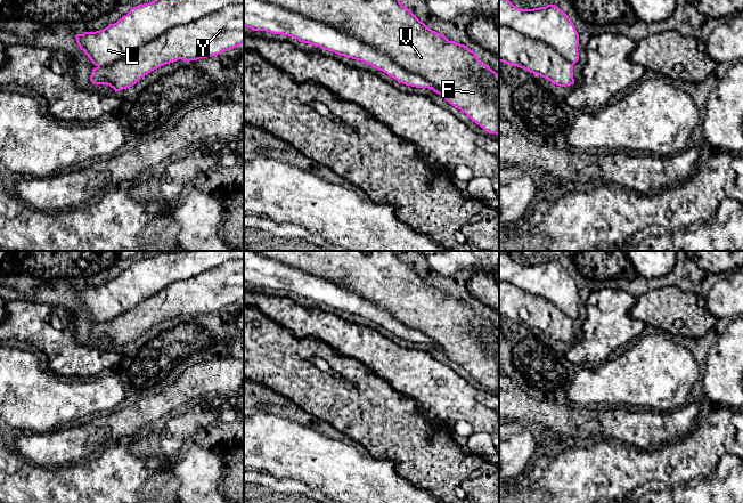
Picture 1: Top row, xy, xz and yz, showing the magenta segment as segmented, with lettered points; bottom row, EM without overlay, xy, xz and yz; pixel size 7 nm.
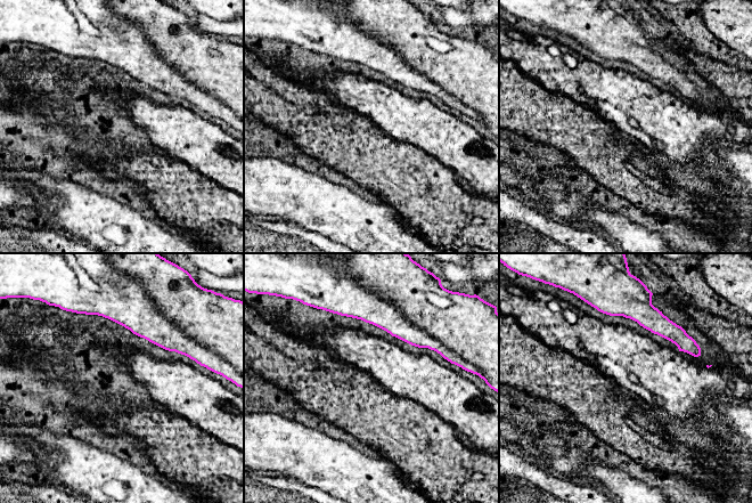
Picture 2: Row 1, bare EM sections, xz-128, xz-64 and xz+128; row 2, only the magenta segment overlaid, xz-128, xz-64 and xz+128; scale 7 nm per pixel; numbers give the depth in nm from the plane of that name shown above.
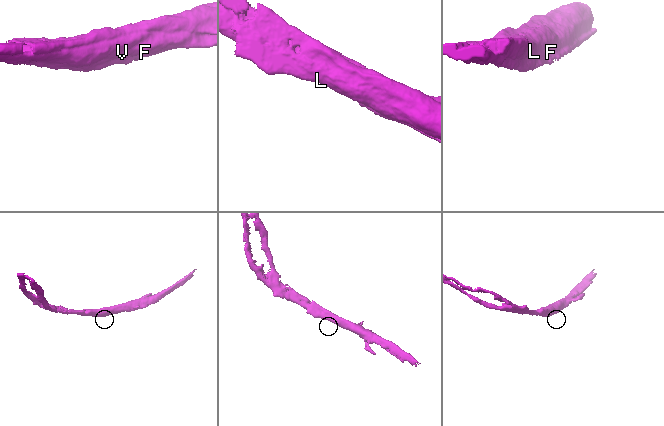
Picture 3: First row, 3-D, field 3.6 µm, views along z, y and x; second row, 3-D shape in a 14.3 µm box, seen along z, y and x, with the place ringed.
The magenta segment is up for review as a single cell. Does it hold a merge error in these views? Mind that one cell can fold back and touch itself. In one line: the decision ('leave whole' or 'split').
split

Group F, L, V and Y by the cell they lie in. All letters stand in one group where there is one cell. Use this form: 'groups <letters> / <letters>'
groups F V Y / L

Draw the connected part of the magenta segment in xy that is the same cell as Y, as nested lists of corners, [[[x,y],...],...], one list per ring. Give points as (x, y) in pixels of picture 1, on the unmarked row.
[[[230,260],[169,285],[111,321],[93,324],[90,336],[107,340],[116,348],[165,319],[212,313],[243,299],[244,260]]]

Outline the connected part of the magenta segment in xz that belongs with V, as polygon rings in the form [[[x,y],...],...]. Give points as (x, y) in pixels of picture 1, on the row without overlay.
[[[256,251],[269,259],[291,265],[305,273],[327,278],[346,286],[365,299],[387,310],[406,326],[417,330],[435,341],[442,352],[465,368],[473,378],[489,389],[499,391],[499,330],[482,318],[467,301],[449,297],[444,291],[428,284],[407,262],[398,251]]]

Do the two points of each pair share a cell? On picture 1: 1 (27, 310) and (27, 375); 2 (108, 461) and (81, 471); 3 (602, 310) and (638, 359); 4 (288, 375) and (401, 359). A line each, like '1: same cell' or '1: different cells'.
1: different cells
2: same cell
3: different cells
4: different cells

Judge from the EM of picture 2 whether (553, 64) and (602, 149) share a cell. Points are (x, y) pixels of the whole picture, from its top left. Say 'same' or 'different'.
different

